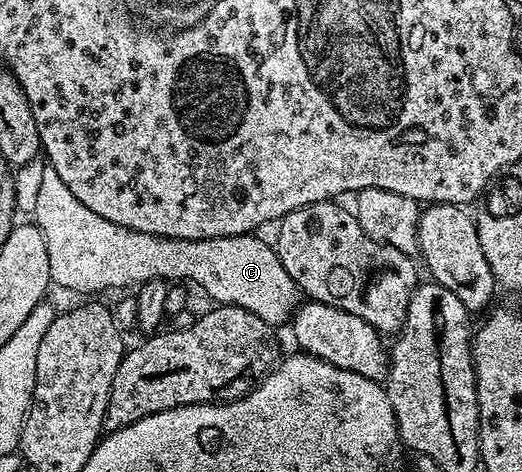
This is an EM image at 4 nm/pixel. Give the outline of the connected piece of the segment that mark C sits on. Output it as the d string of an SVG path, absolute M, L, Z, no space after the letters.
M50 167L44 168L44 173L39 177L39 186L33 194L33 201L39 205L39 216L33 219L41 231L41 235L45 235L45 251L49 251L49 275L52 282L56 286L60 285L63 289L68 289L71 293L91 293L87 295L99 295L95 293L103 293L106 289L121 289L119 291L131 291L140 286L144 281L165 281L168 283L181 283L177 281L191 281L199 285L199 289L214 304L229 305L241 307L243 310L251 311L257 315L259 319L263 319L272 327L280 327L288 322L290 315L295 311L299 303L299 292L293 279L285 271L285 267L281 266L280 257L277 255L274 246L259 238L258 234L243 234L241 236L221 236L217 239L169 239L168 237L158 237L157 235L149 235L141 231L133 231L129 227L117 227L117 223L109 223L109 219L101 219L101 215L96 215L93 211L89 211L89 207L85 207L85 203L81 203L77 196L73 195L73 191L69 191L69 187L65 187L65 183L61 183L61 175L57 175L57 171L53 171Z

